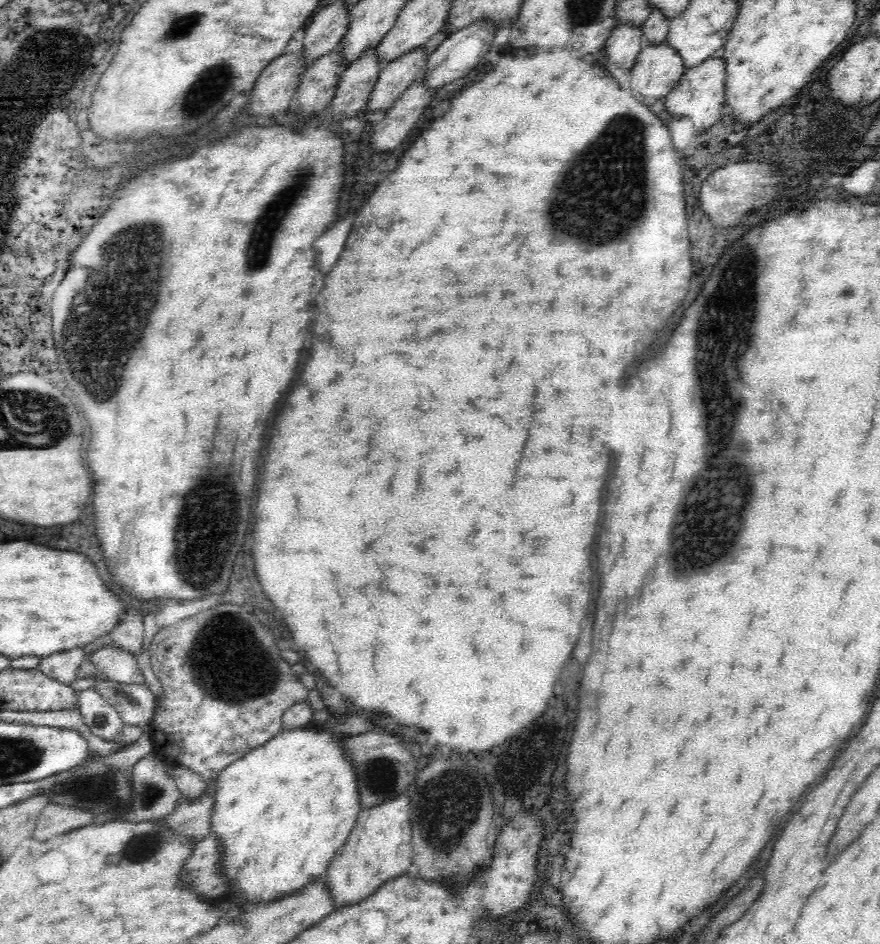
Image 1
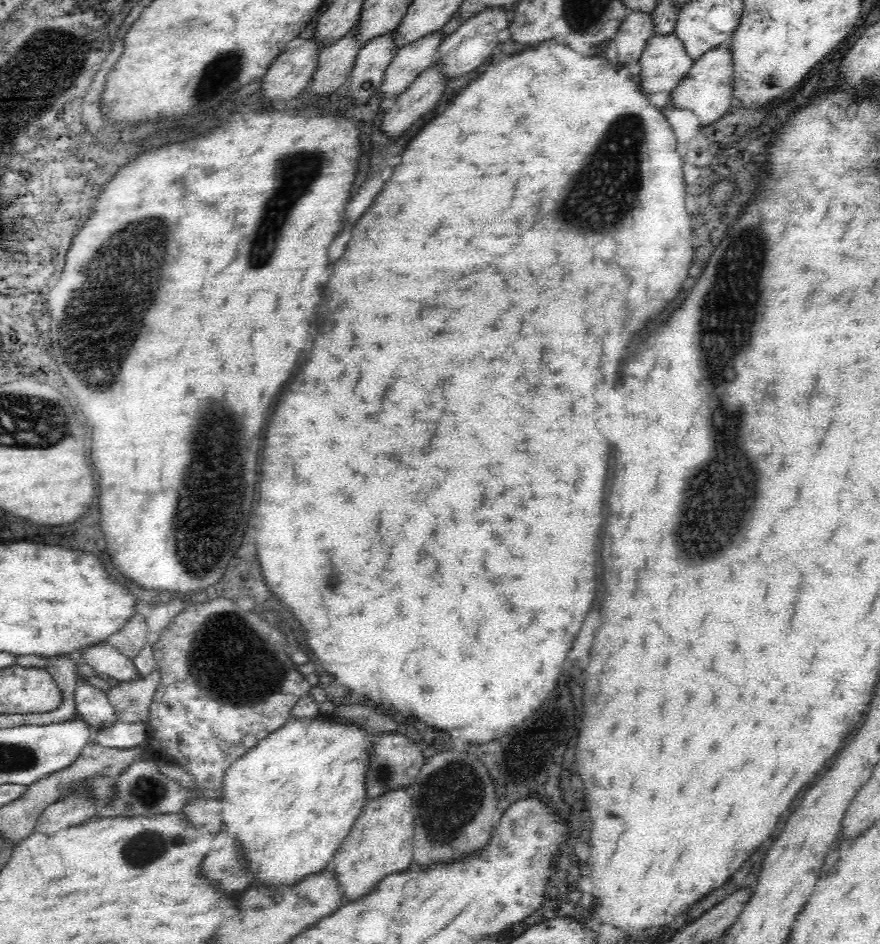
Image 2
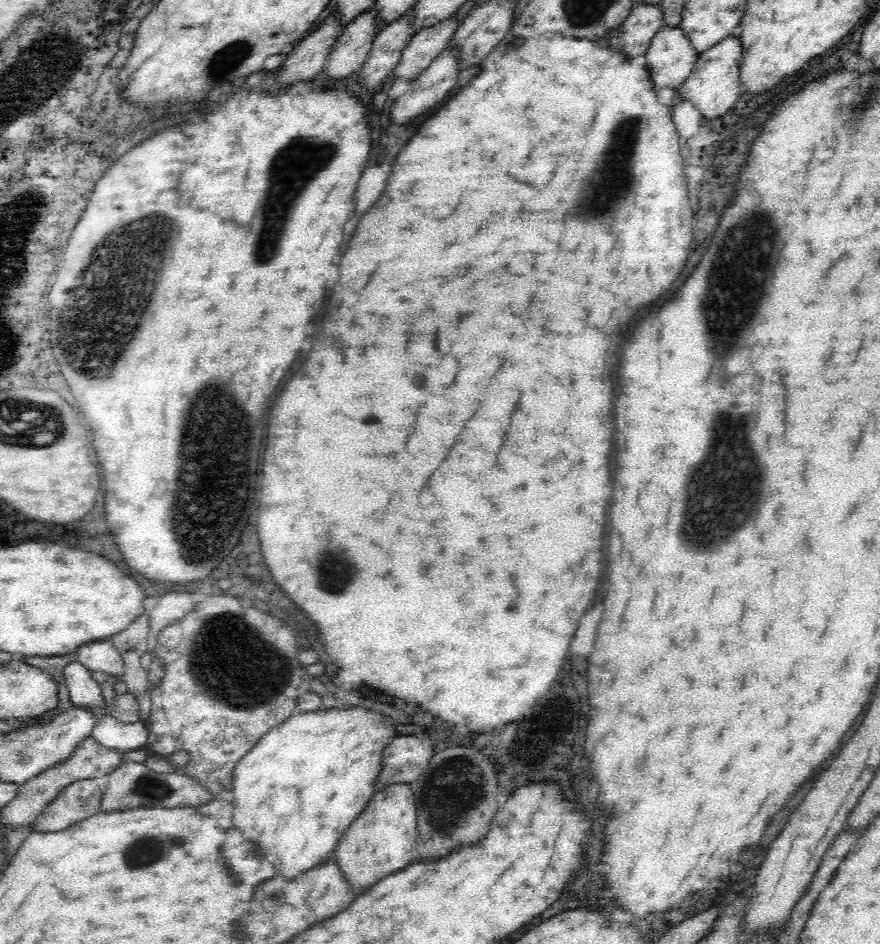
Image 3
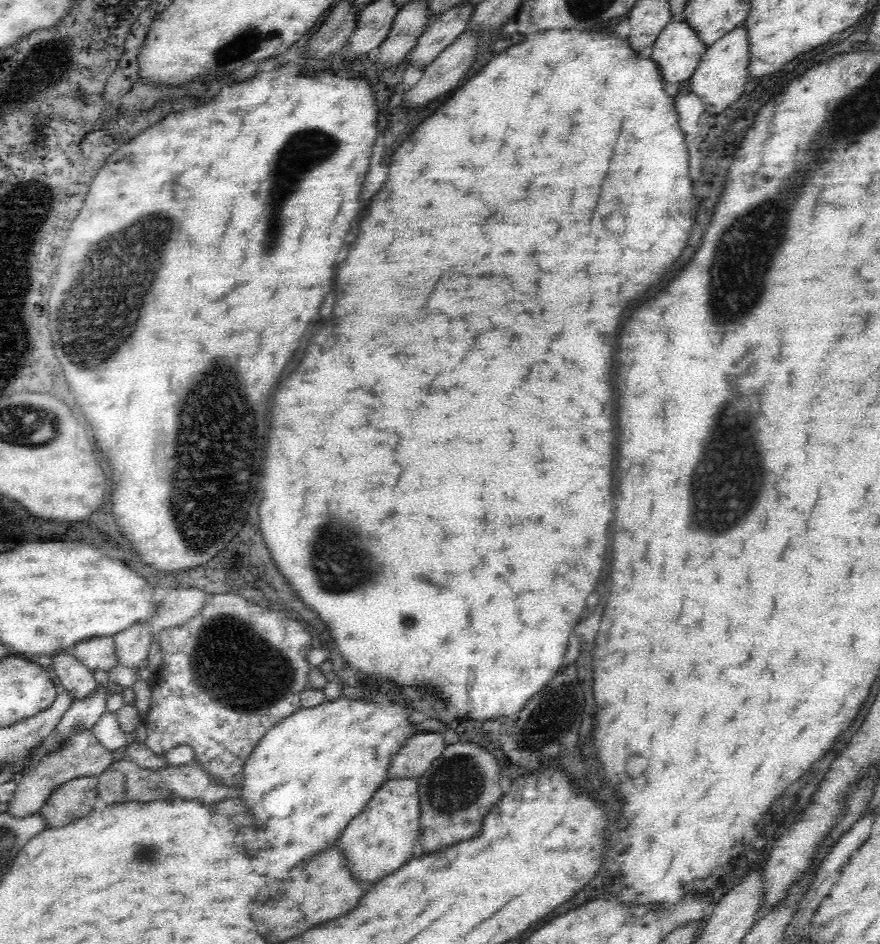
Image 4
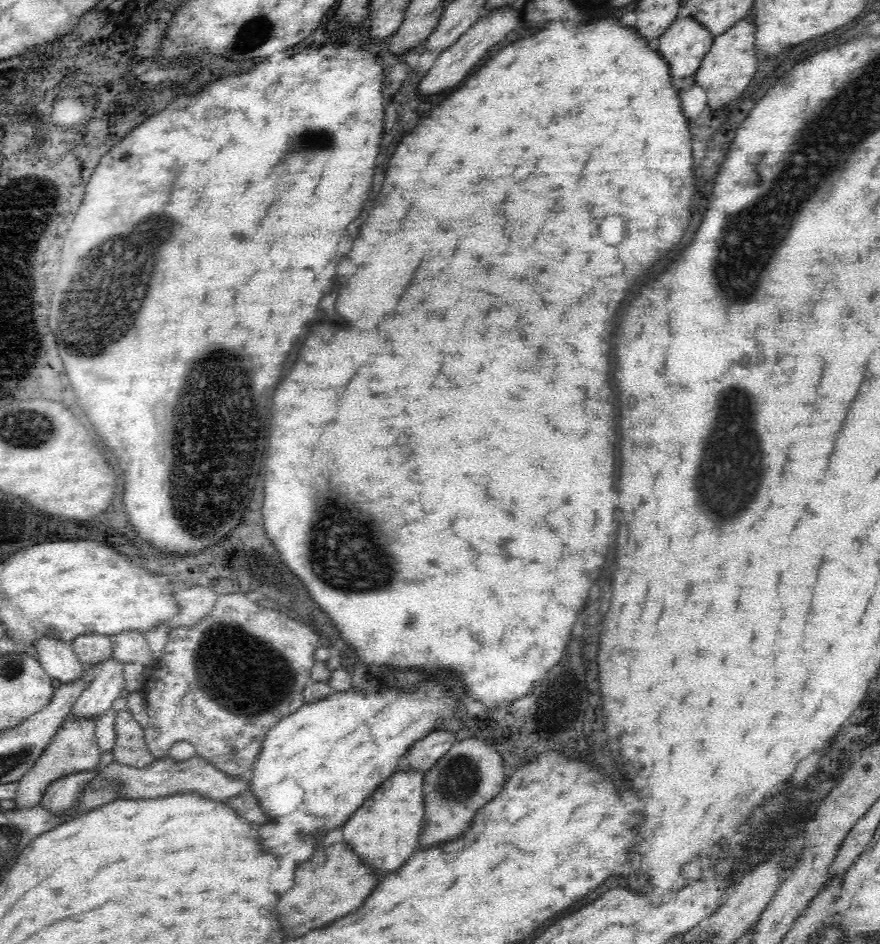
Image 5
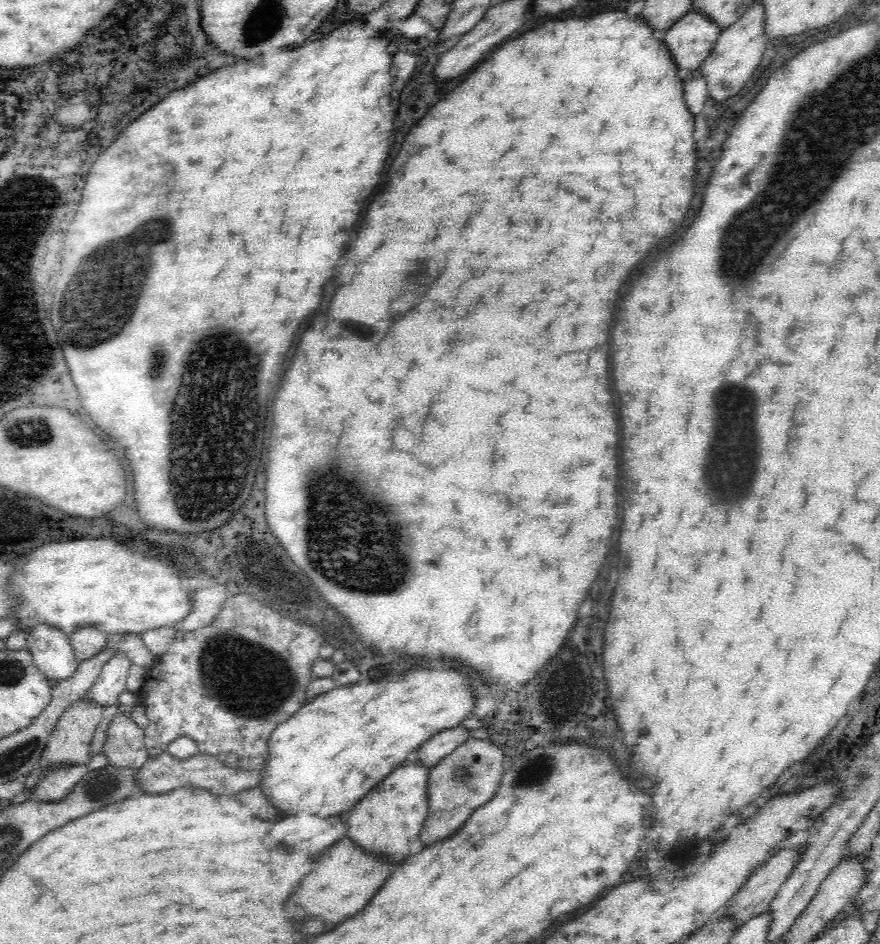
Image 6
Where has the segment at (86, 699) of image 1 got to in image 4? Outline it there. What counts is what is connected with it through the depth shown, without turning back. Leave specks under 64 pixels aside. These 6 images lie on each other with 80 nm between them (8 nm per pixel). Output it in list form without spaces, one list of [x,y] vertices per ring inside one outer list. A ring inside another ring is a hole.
[[[70,651],[52,656],[50,674],[60,679],[60,688],[66,689],[74,699],[86,698],[96,688],[96,679],[88,667],[78,661]]]

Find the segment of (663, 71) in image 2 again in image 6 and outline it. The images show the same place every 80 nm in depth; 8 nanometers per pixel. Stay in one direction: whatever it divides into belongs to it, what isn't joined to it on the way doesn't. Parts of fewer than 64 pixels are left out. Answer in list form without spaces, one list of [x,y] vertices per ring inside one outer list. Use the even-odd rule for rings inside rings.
[[[692,10],[669,28],[663,41],[678,71],[696,70],[712,52],[720,33],[722,29],[712,20]]]

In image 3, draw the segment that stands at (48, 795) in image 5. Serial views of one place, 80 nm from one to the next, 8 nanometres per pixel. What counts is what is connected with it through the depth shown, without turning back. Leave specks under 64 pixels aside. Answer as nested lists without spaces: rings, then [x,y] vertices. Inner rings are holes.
[[[82,779],[68,784],[46,805],[34,822],[38,832],[58,832],[101,810],[103,792],[95,779]]]

